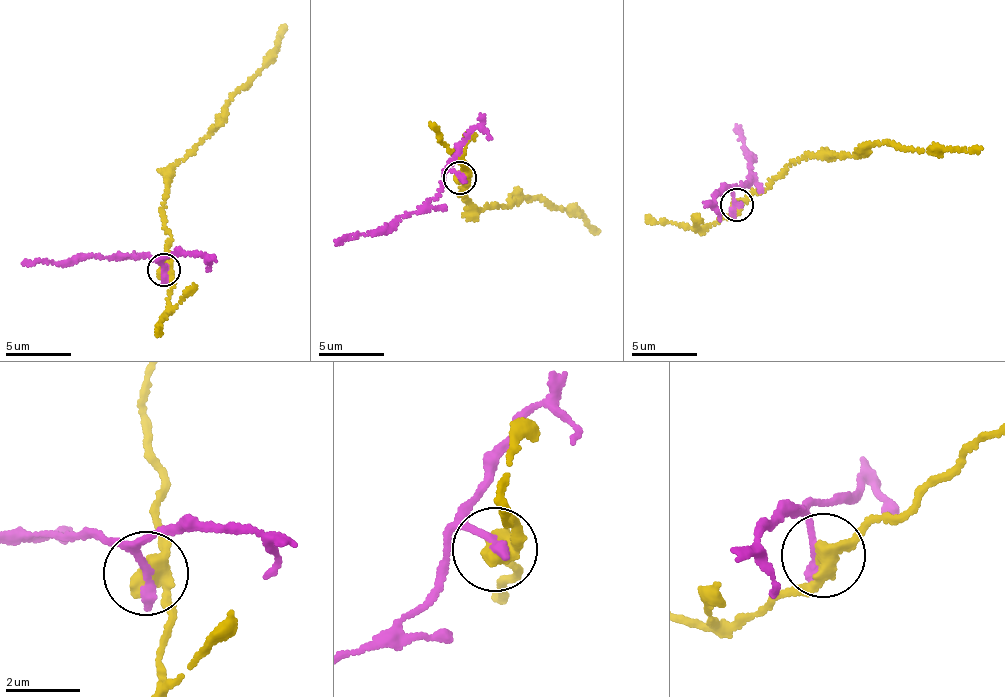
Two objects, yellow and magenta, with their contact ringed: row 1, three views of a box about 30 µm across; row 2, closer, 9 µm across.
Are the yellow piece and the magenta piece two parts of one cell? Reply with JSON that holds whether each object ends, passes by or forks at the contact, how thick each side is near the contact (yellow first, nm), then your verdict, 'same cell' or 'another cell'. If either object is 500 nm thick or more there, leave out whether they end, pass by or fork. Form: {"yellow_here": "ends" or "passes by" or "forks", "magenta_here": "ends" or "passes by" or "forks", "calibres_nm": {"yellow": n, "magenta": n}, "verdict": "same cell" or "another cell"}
{"yellow_here": "passes by", "magenta_here": "ends", "calibres_nm": {"yellow": 480, "magenta": 320}, "verdict": "another cell"}

